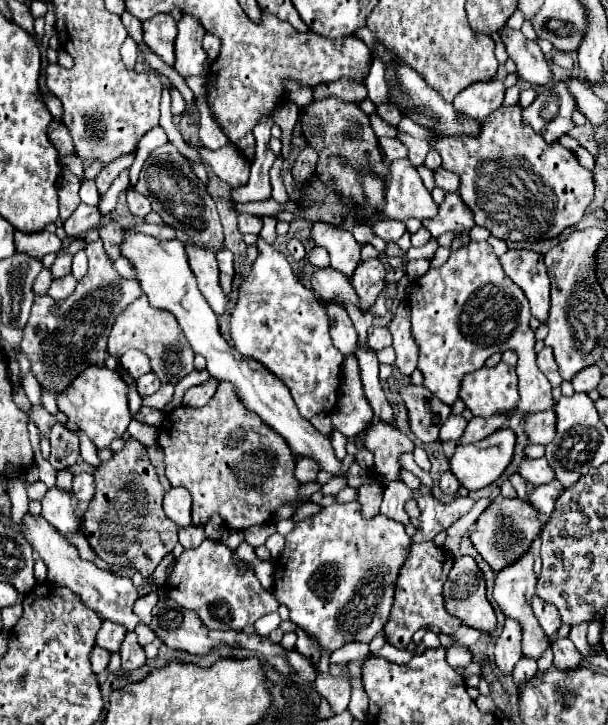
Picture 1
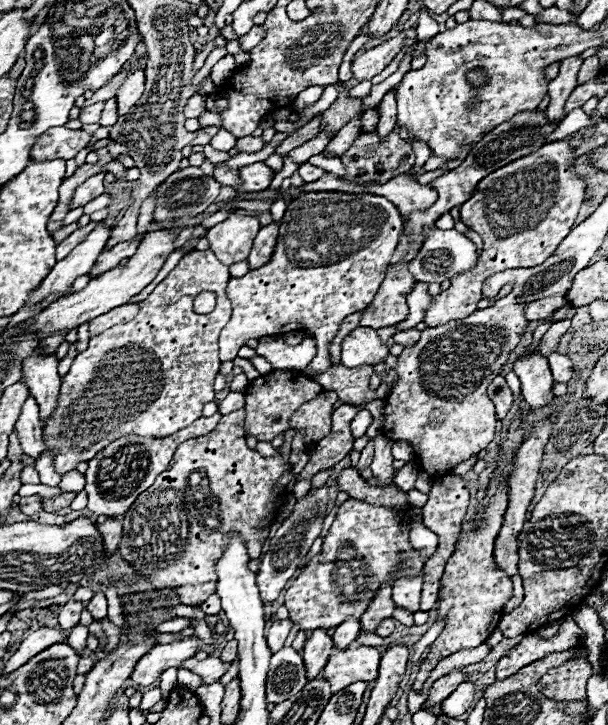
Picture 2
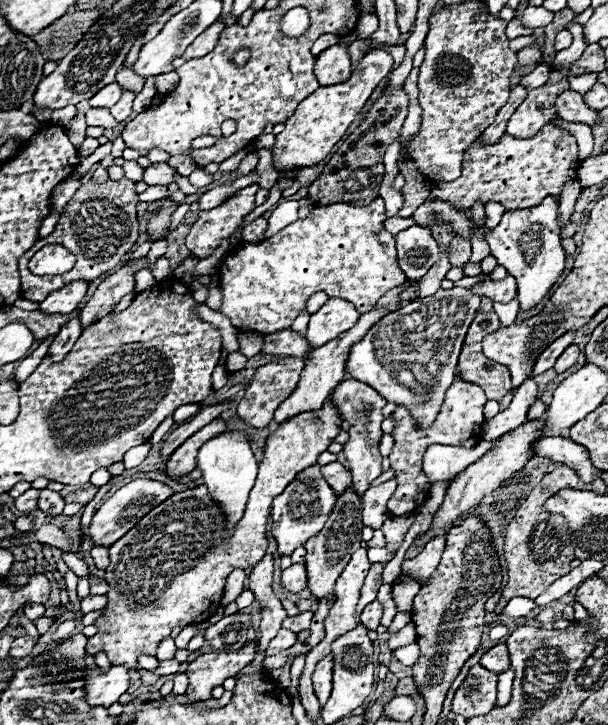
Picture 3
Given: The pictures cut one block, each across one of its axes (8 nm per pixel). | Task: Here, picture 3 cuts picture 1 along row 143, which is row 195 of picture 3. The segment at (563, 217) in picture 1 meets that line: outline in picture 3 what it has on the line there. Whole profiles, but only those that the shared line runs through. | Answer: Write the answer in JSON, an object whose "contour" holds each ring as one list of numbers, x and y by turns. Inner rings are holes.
{"contour":[[546,124,532,138,514,138,504,134,496,144,482,144,478,136,466,150,462,158,462,176,448,184,432,184,430,196,440,200,452,200,460,208,468,208,472,200,500,202,508,208,528,208,540,204,544,196,560,196,566,178,570,176,572,162,578,160,578,148,570,132]]}

